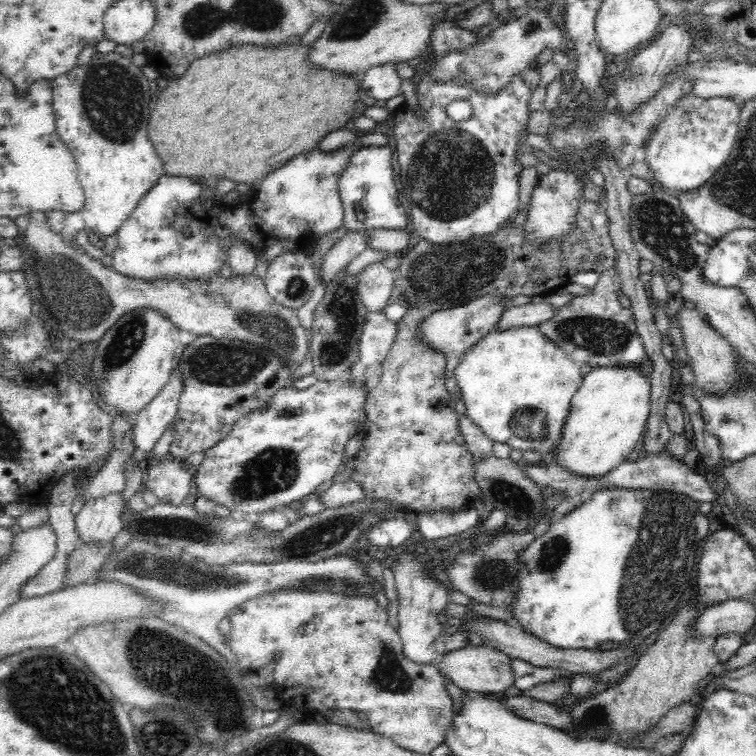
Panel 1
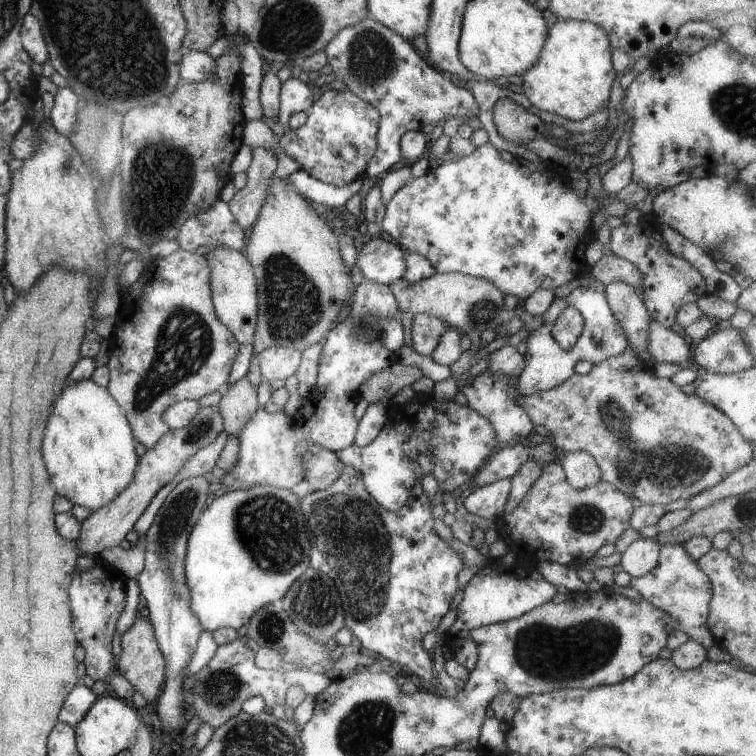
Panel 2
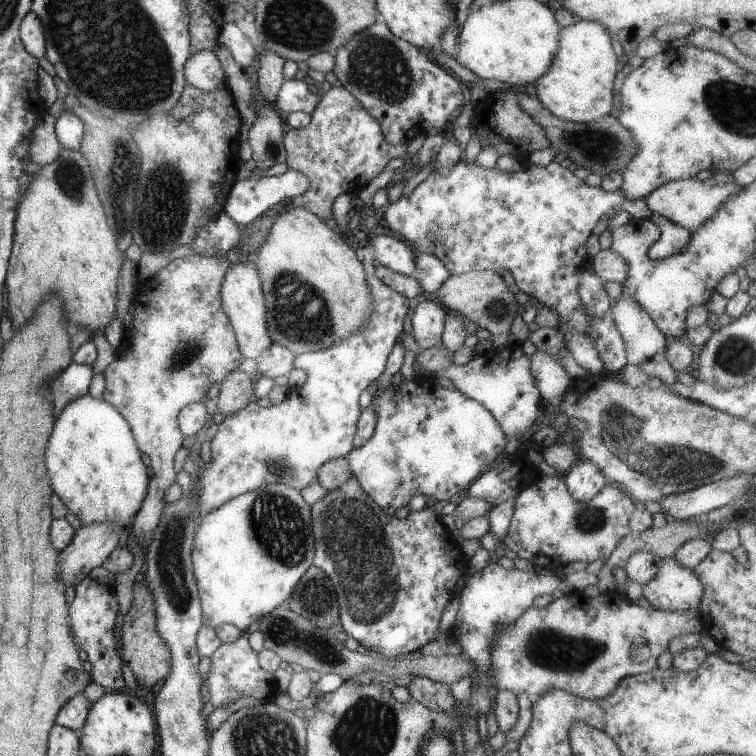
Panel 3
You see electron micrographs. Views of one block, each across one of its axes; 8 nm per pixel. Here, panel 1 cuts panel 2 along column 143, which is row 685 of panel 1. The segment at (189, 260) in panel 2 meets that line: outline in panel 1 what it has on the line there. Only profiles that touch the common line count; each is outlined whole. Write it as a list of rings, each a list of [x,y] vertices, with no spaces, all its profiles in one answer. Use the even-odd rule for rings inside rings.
[[[288,587],[247,598],[230,609],[225,617],[231,628],[227,646],[248,674],[258,672],[270,662],[275,652],[281,652],[270,686],[278,694],[281,709],[294,708],[301,713],[364,712],[365,720],[373,726],[374,732],[394,739],[398,746],[415,753],[430,754],[444,742],[453,720],[452,697],[446,689],[446,681],[434,663],[416,664],[406,660],[398,631],[388,622],[387,607],[382,607],[373,596]]]

